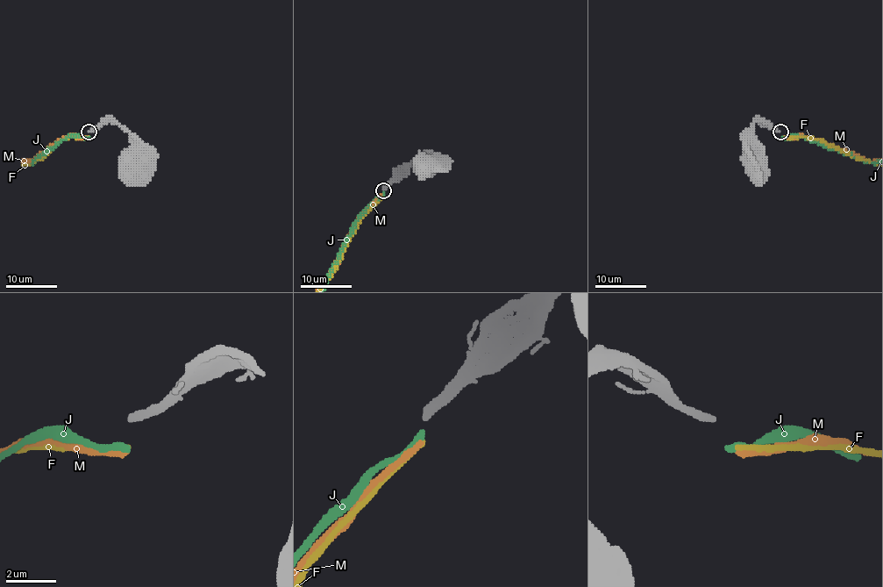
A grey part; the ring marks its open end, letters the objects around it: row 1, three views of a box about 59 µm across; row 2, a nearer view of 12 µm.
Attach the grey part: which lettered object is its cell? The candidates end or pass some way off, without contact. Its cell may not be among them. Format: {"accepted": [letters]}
{"accepted": ["J"]}

